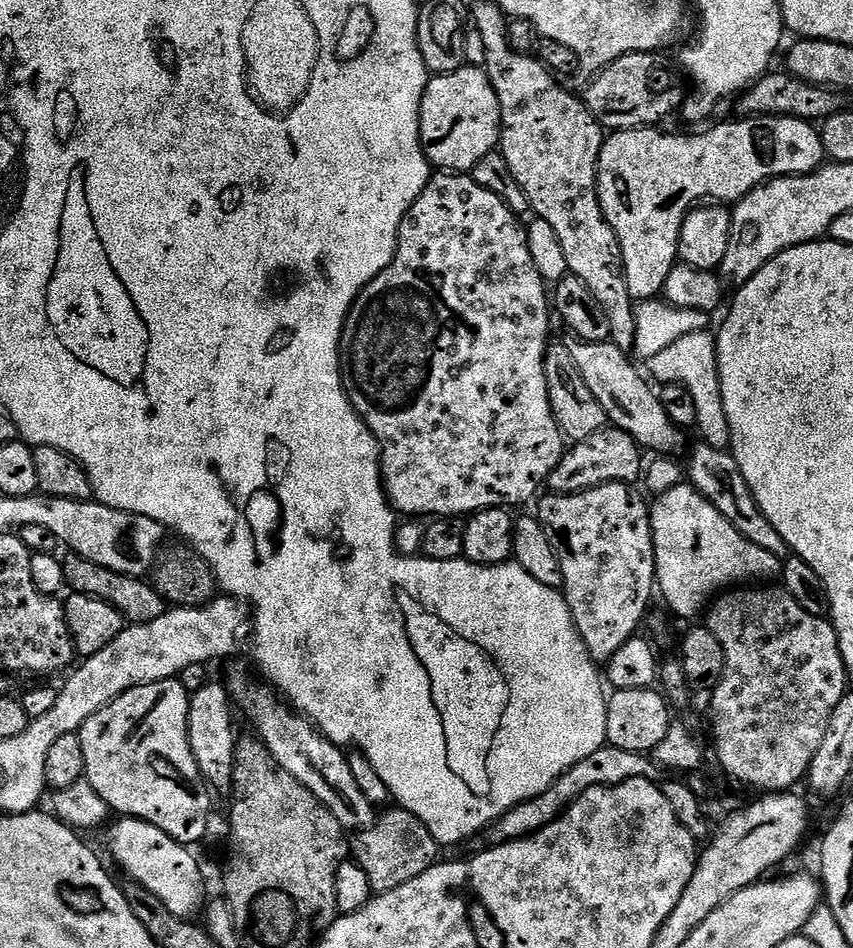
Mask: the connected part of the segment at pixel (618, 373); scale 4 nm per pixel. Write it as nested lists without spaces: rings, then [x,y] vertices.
[[[576,342],[571,345],[571,349],[572,361],[580,371],[580,377],[586,382],[590,394],[598,398],[609,421],[626,434],[630,434],[633,442],[639,444],[645,453],[672,454],[680,444],[681,429],[676,428],[670,418],[666,418],[666,410],[662,410],[659,395],[654,388],[652,392],[653,385],[645,379],[642,372],[640,377],[639,370],[628,362],[629,357],[611,342]]]

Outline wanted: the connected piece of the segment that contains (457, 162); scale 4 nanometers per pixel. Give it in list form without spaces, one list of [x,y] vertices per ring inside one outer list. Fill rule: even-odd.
[[[465,66],[459,68],[456,72],[451,72],[445,76],[433,75],[429,79],[426,90],[424,91],[424,97],[420,103],[420,144],[424,148],[424,156],[428,159],[429,165],[433,169],[443,170],[448,174],[468,174],[471,173],[472,168],[478,162],[482,162],[482,158],[486,158],[491,152],[497,151],[500,142],[500,107],[496,101],[496,92],[492,89],[492,83],[488,77],[487,71],[483,67],[471,68],[471,66]]]

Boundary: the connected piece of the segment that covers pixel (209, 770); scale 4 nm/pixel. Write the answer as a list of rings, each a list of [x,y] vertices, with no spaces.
[[[205,683],[197,693],[190,696],[188,702],[190,750],[198,762],[200,775],[213,789],[228,790],[232,787],[232,772],[236,768],[238,747],[238,735],[236,736],[236,728],[232,725],[232,712],[234,713],[234,700],[223,683]]]

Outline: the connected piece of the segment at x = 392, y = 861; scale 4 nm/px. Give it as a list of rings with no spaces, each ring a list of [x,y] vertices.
[[[399,806],[389,807],[388,810],[371,828],[363,829],[356,840],[355,863],[359,864],[362,870],[366,870],[370,886],[376,894],[406,886],[406,882],[418,878],[418,874],[422,874],[438,860],[436,840],[421,820]]]

